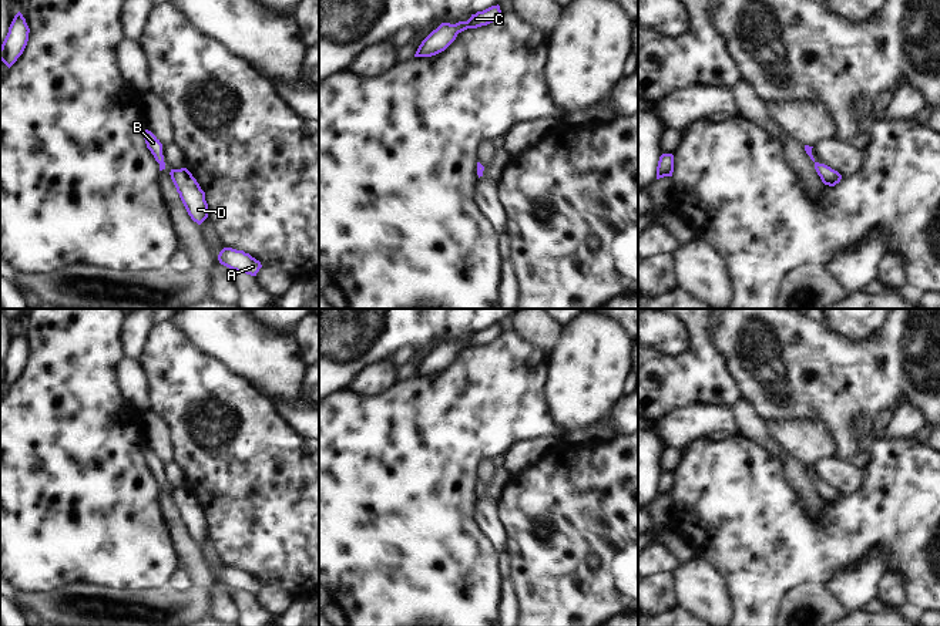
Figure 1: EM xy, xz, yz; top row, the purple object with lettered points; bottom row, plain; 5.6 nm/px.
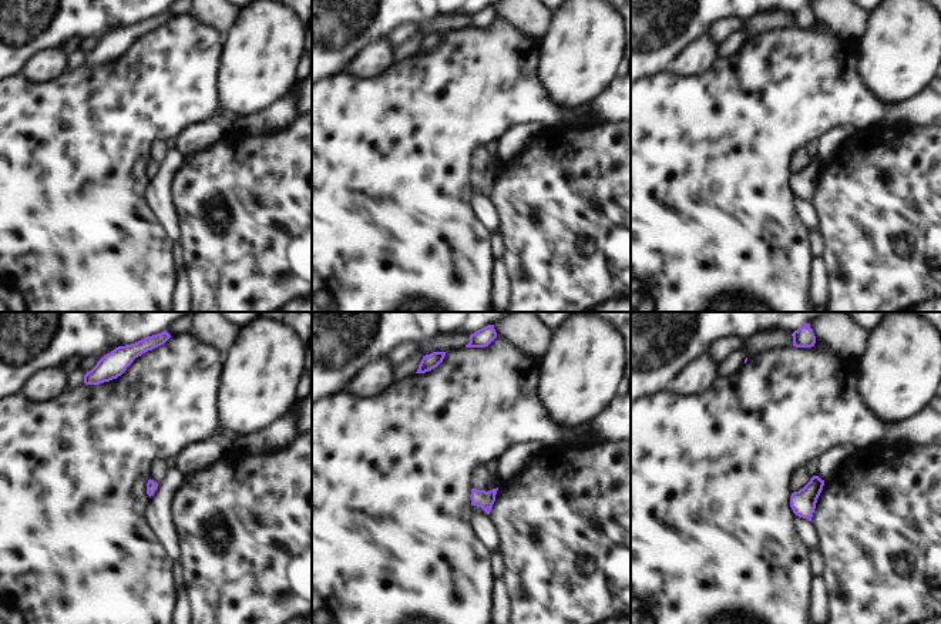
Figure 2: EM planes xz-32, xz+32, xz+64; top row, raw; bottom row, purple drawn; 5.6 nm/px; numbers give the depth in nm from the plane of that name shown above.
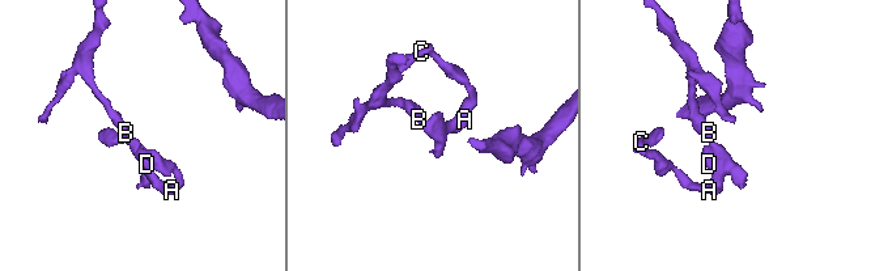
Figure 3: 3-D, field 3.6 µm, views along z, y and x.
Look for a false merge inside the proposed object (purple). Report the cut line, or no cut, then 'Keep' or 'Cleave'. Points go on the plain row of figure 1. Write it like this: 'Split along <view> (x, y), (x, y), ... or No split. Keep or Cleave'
No split. Keep

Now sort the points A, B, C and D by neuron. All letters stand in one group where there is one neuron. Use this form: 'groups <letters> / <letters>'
groups A B C D

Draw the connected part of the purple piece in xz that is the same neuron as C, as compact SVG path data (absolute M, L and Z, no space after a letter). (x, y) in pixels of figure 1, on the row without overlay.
M491 324L483 330L471 333L467 340L459 340L456 343L442 341L433 349L419 364L414 376L432 376L444 370L457 356L459 351L467 347L477 347L487 344L498 337L501 333L500 324Z

